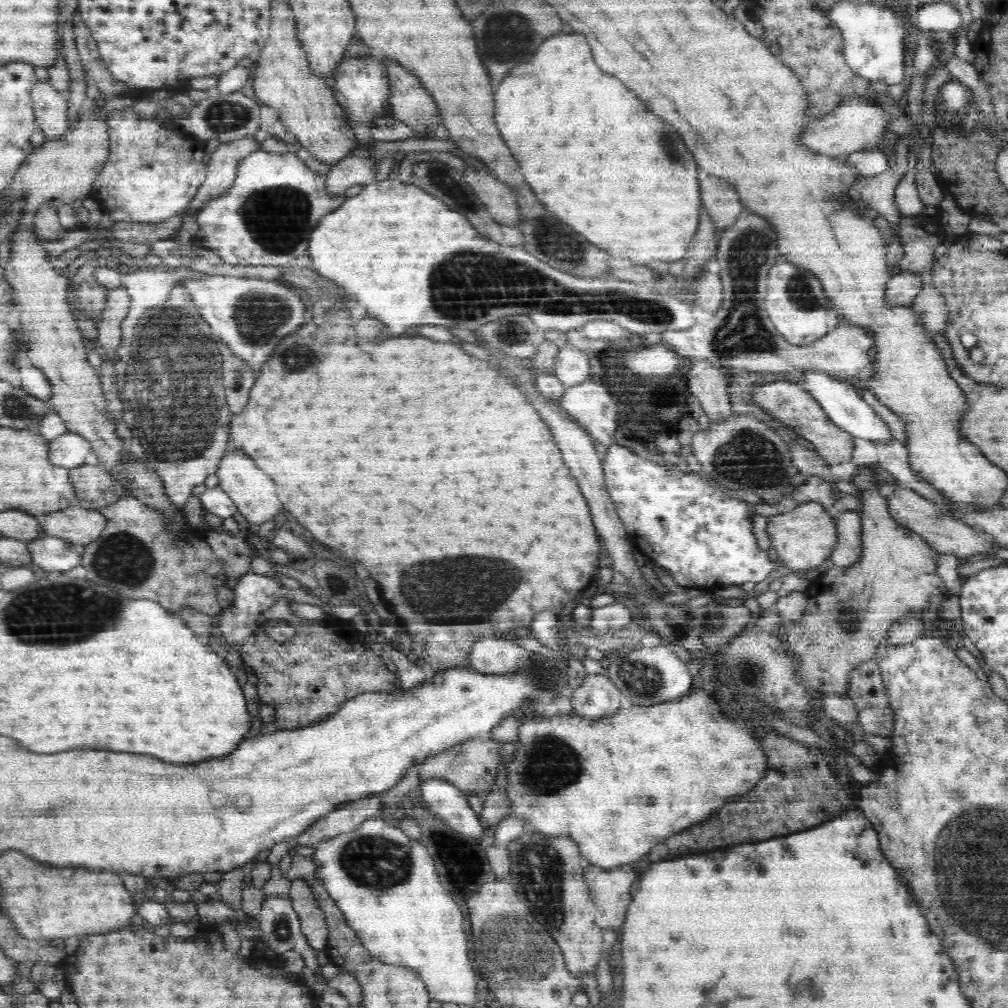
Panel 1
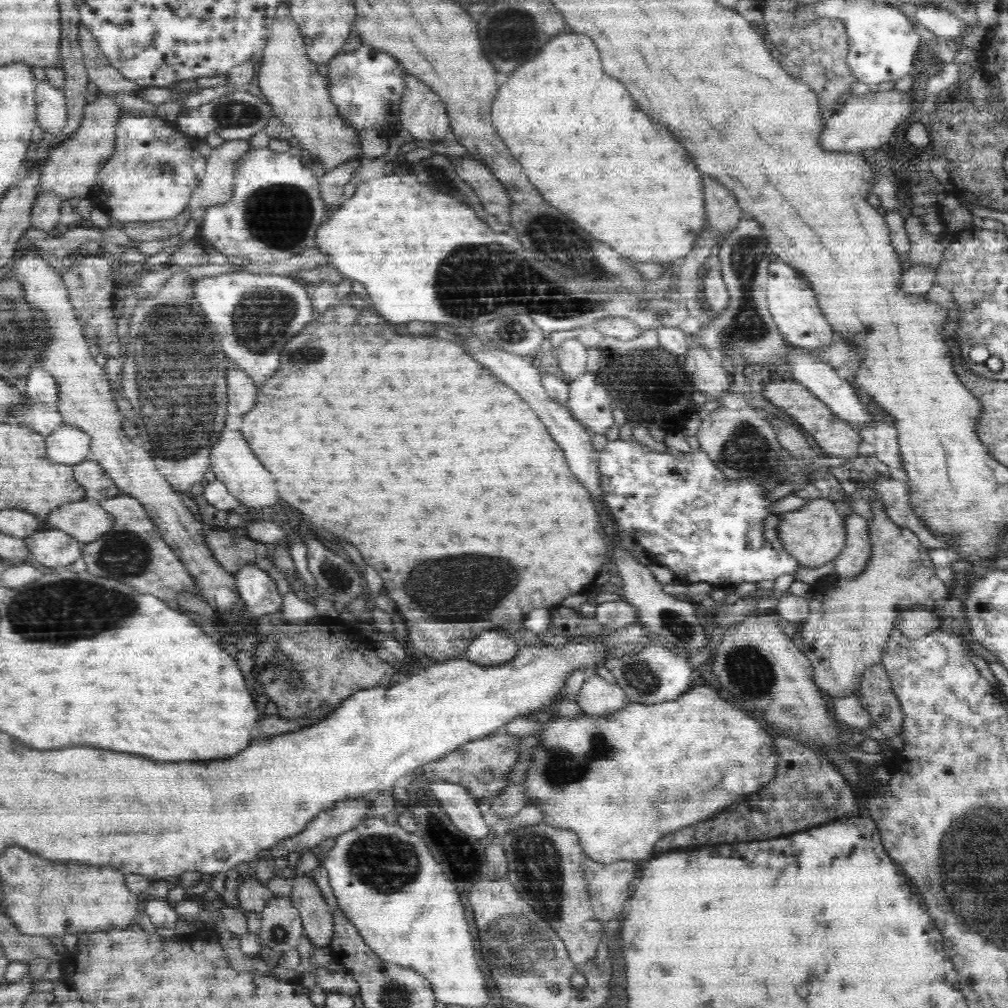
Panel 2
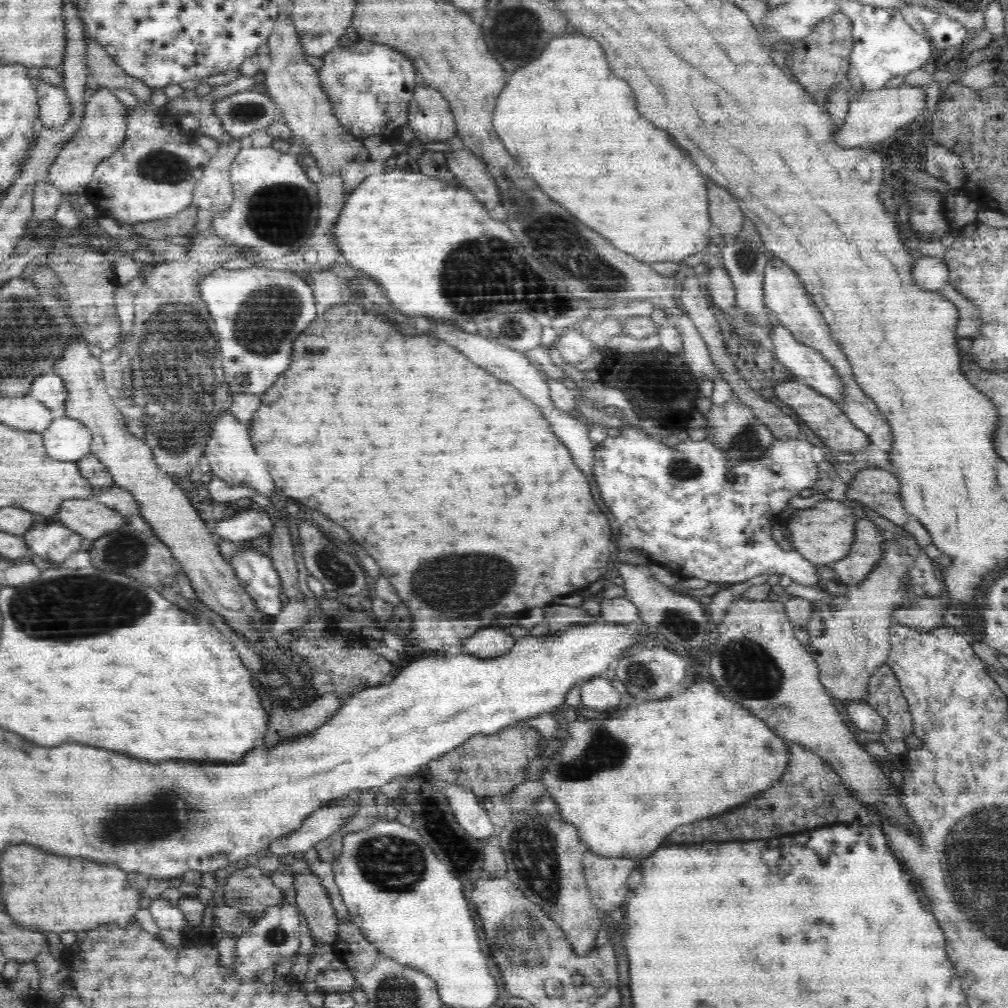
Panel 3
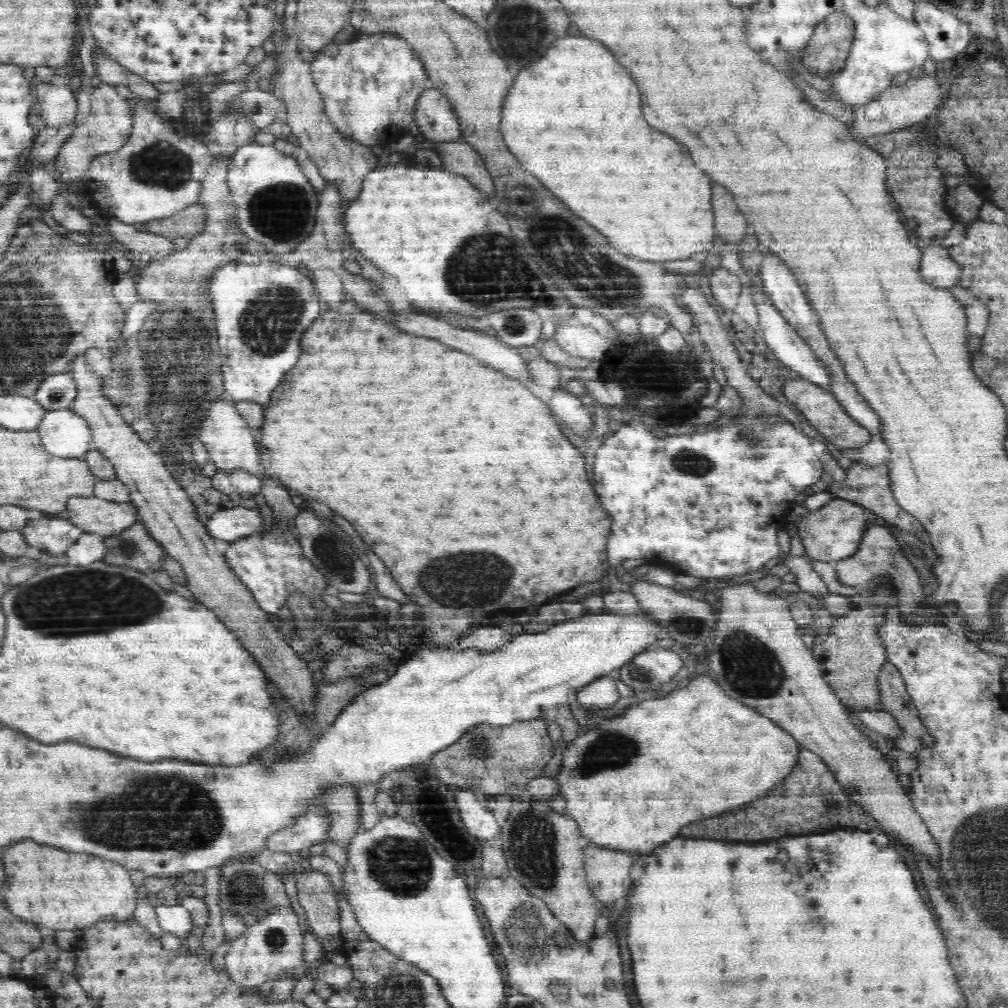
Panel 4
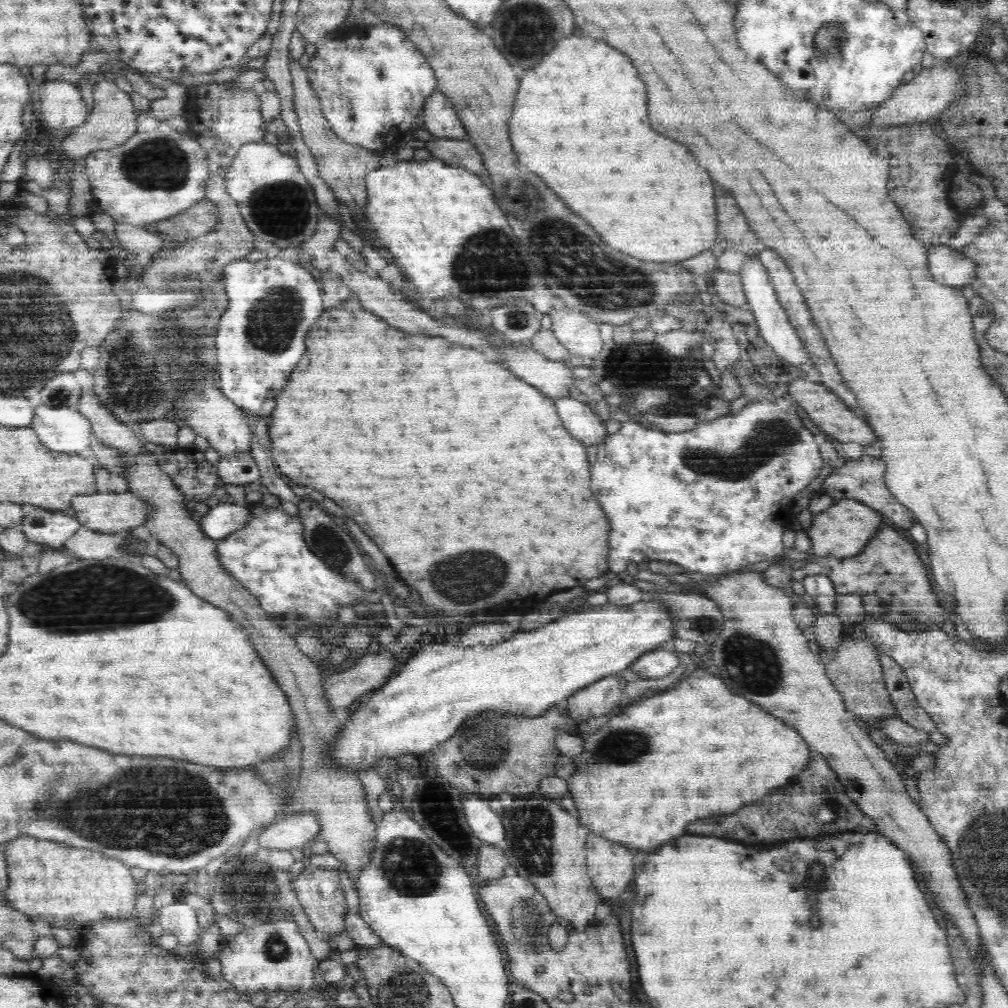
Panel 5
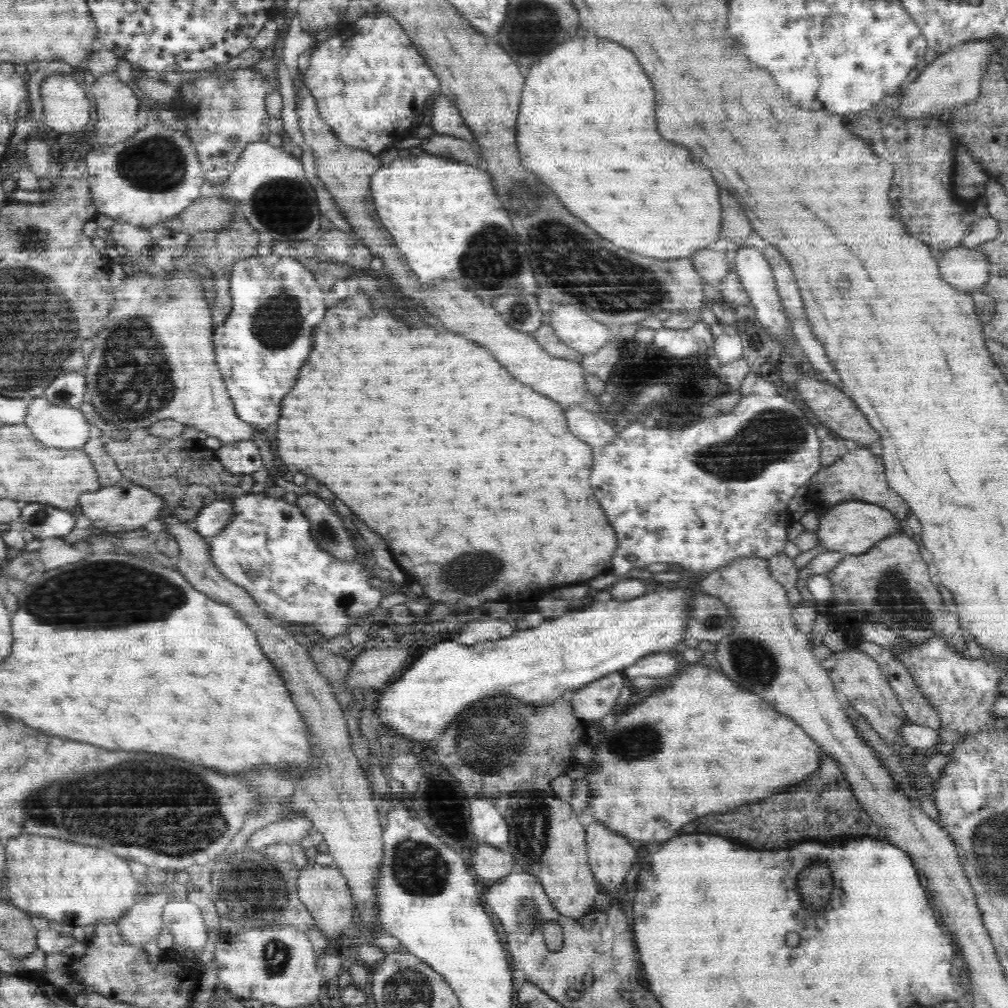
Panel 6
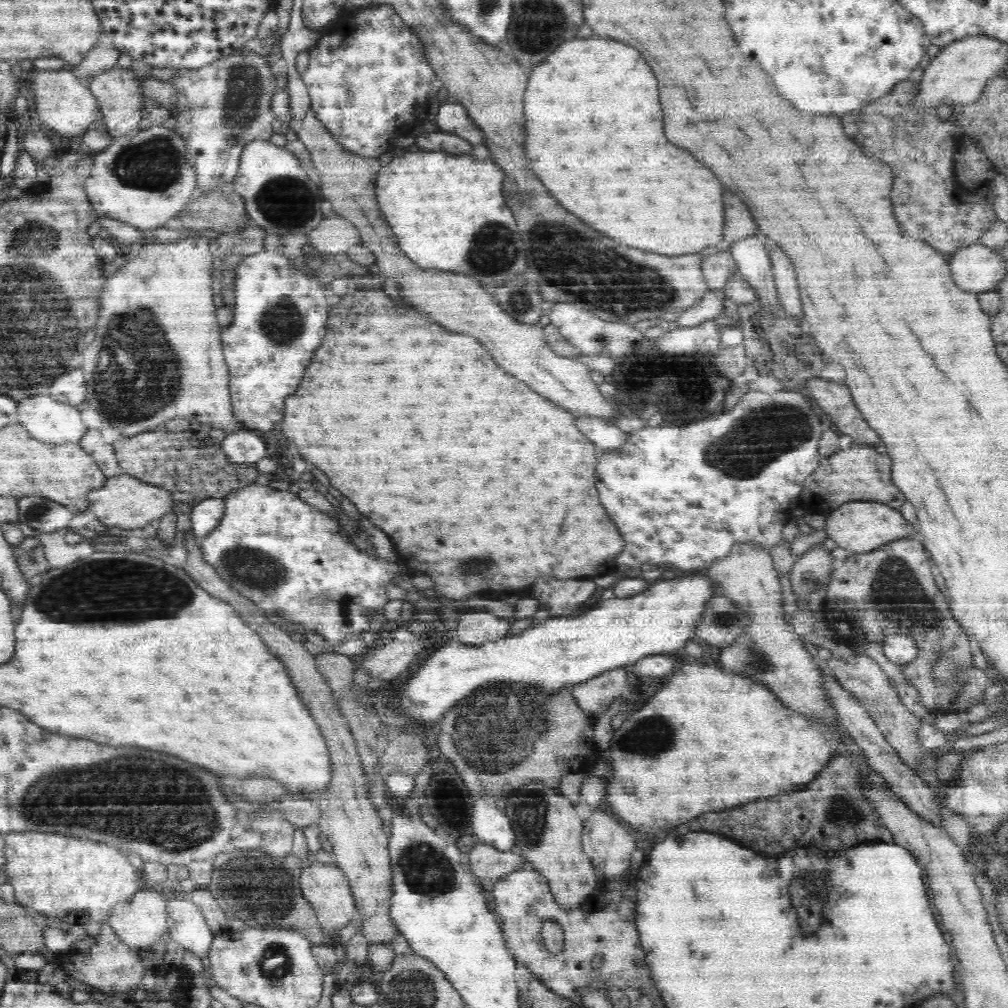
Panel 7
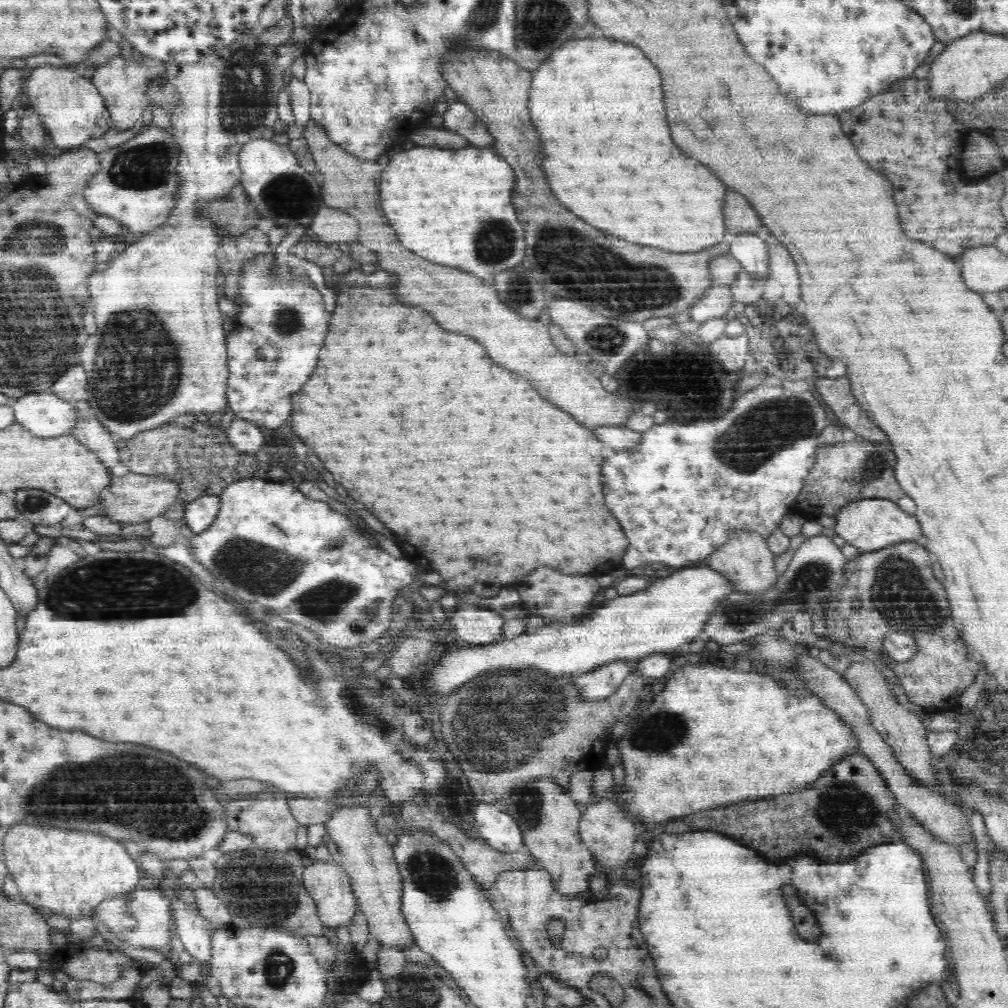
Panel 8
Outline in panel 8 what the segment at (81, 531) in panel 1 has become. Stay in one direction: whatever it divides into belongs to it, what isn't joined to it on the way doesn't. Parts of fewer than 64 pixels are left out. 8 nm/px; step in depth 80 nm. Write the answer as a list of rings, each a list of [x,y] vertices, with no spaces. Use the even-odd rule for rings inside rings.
[[[128,472],[120,478],[113,476],[109,488],[102,492],[99,504],[101,508],[105,508],[102,514],[114,522],[140,524],[166,512],[174,504],[178,493],[179,486],[168,477],[150,477]]]

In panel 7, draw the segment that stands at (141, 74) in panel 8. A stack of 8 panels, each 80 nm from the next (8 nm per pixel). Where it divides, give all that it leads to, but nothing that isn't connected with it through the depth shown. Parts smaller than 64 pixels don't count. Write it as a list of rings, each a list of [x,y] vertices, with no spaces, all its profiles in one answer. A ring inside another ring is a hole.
[[[110,68],[90,77],[89,85],[92,94],[99,101],[100,110],[103,111],[103,119],[106,122],[106,131],[114,139],[131,137],[139,131],[138,124],[142,120],[142,110],[145,109],[144,100],[140,96],[140,86],[134,82],[134,72],[126,72],[120,68]]]

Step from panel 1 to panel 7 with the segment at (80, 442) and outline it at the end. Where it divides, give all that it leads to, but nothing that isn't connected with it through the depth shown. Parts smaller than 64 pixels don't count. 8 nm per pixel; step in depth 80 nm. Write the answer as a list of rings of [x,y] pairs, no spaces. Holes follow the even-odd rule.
[[[48,393],[35,395],[20,401],[16,412],[16,422],[22,423],[36,440],[46,443],[79,443],[81,436],[87,430],[82,421],[81,412],[76,407],[54,401]]]

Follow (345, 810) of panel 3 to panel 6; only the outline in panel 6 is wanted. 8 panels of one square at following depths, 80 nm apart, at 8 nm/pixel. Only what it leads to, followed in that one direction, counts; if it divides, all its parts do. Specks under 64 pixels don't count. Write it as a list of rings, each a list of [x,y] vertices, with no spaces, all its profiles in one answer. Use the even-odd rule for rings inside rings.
[[[294,815],[291,819],[281,818],[275,823],[251,834],[246,847],[260,850],[276,844],[288,844],[290,847],[300,843],[313,829],[313,823],[306,817]]]

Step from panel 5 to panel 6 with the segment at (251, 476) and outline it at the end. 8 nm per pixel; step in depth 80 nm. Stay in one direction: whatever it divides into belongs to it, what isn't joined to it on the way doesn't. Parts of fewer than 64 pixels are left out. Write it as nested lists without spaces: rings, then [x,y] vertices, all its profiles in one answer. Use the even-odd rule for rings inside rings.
[[[251,438],[222,445],[216,457],[230,475],[254,475],[263,466],[257,446]]]

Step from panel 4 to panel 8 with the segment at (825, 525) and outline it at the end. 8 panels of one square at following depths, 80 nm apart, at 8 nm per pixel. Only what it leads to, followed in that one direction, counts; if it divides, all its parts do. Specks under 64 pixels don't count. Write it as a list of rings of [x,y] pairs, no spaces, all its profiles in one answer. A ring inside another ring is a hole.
[[[872,498],[851,502],[835,514],[834,530],[847,544],[856,546],[862,553],[886,548],[904,541],[916,541],[921,534],[919,519],[910,515],[886,498]]]

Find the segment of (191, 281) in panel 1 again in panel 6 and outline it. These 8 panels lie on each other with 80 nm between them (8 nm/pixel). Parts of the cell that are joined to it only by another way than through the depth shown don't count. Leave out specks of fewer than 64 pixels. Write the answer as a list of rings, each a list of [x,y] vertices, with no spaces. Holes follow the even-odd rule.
[[[256,254],[237,260],[232,265],[230,279],[232,309],[222,326],[214,332],[216,363],[222,371],[227,393],[236,414],[252,428],[264,430],[280,416],[280,400],[292,390],[302,362],[312,350],[312,332],[318,329],[327,313],[326,293],[316,282],[313,273],[294,257],[265,257]]]

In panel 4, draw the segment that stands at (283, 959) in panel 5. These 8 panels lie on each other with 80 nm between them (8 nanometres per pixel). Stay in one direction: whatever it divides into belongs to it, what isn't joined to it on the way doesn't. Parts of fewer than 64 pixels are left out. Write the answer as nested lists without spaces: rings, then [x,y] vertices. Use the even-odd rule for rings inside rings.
[[[290,905],[279,906],[264,915],[256,924],[250,925],[238,940],[229,942],[224,972],[232,982],[240,986],[259,986],[268,978],[294,976],[296,980],[306,976],[304,964],[305,940],[298,925],[298,917]]]

